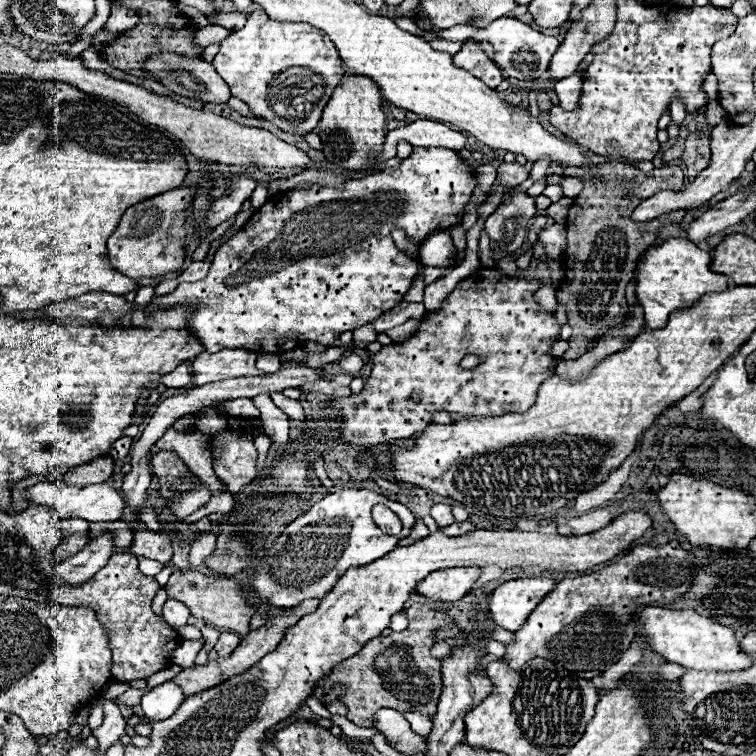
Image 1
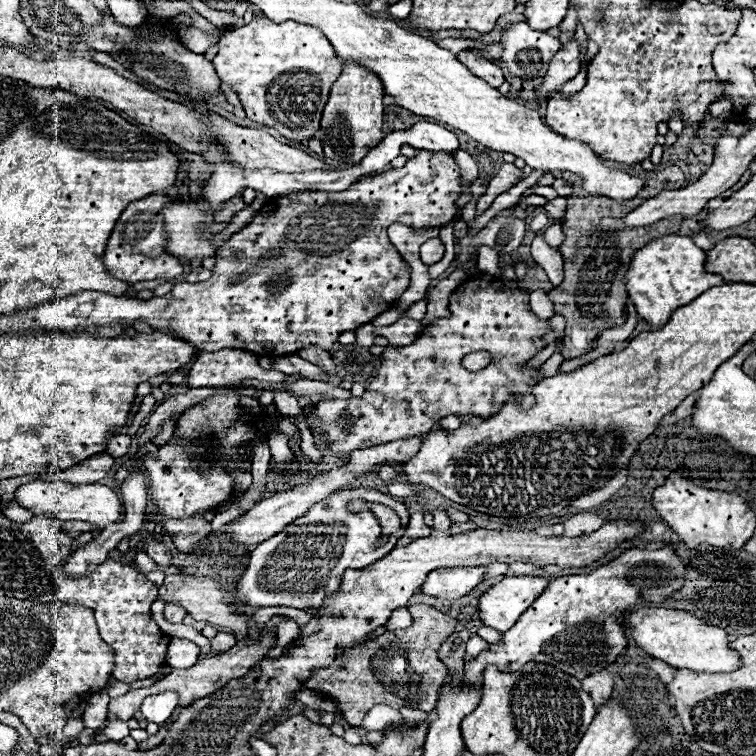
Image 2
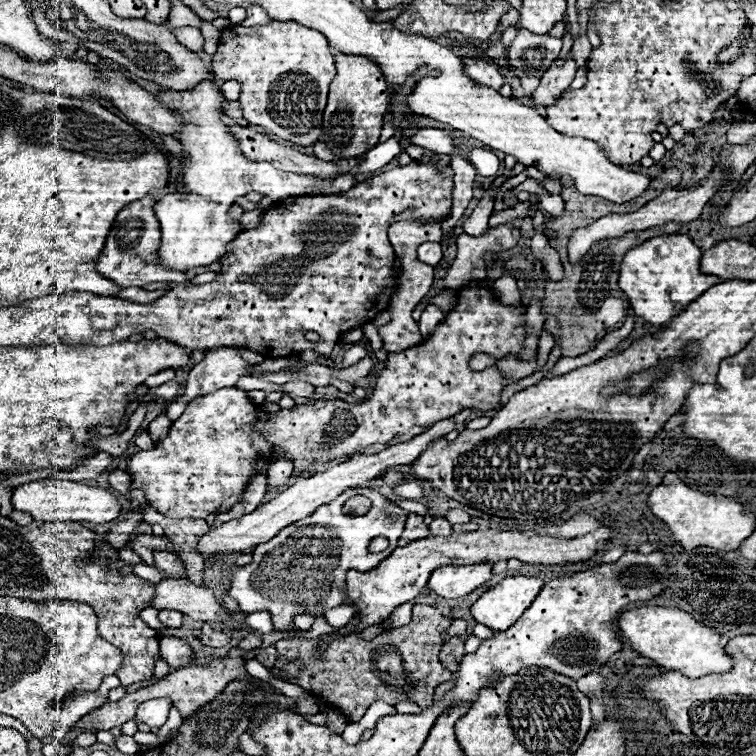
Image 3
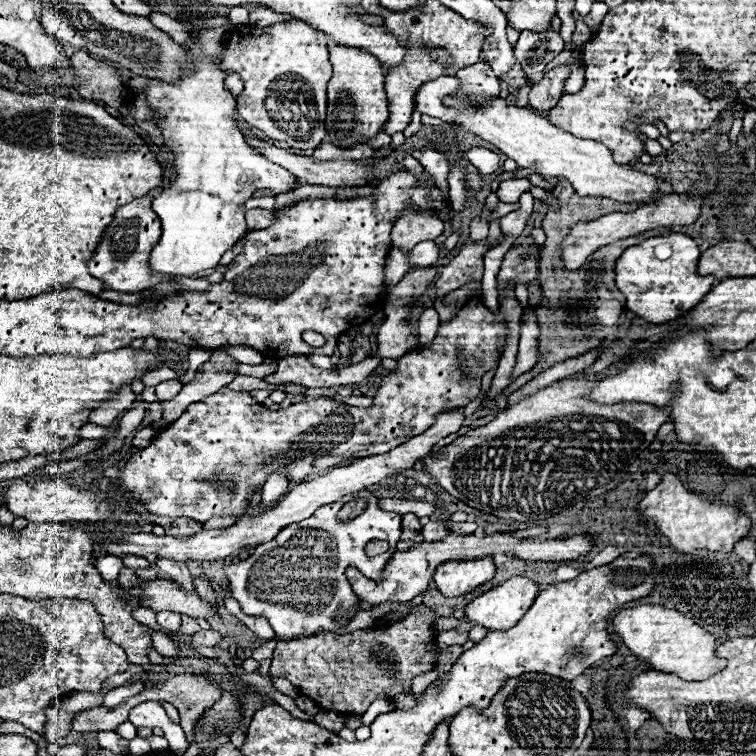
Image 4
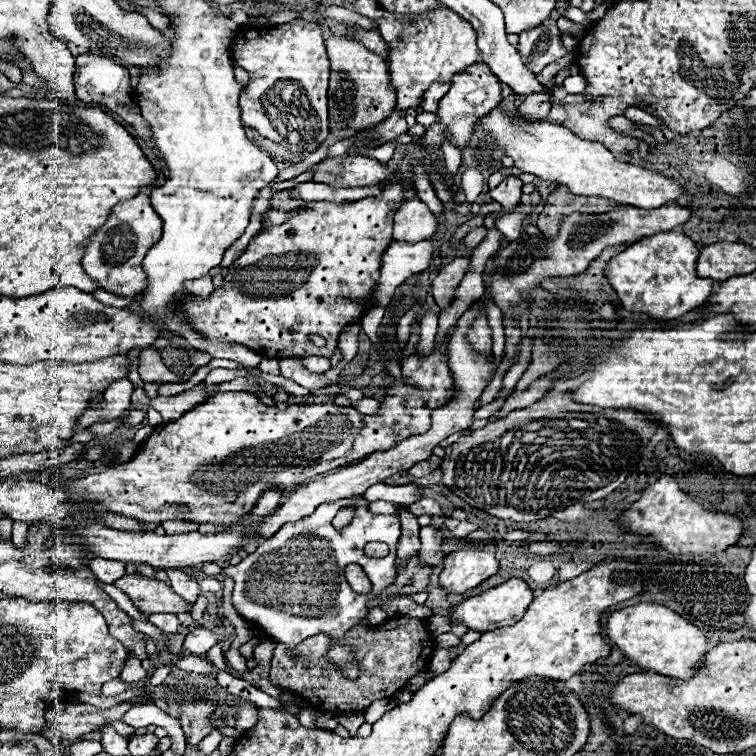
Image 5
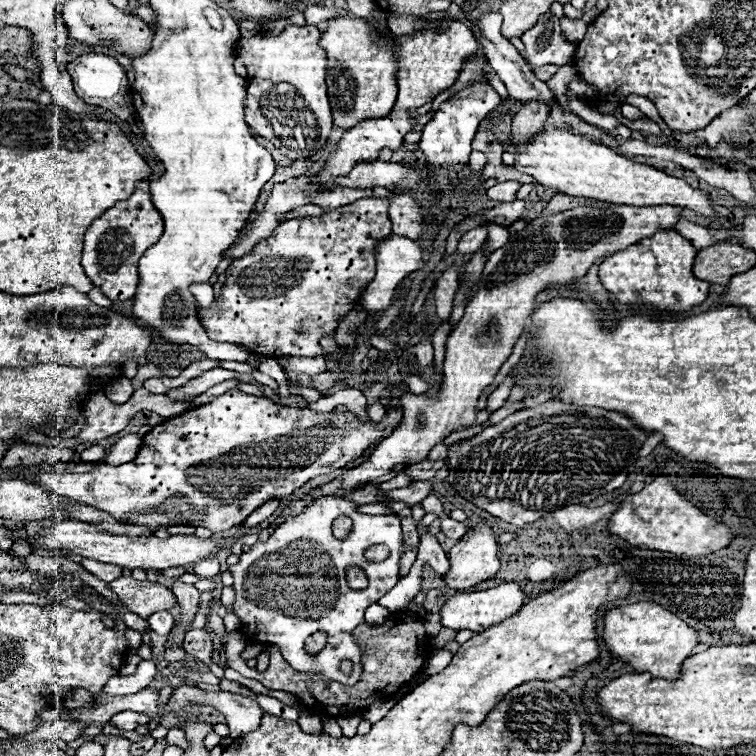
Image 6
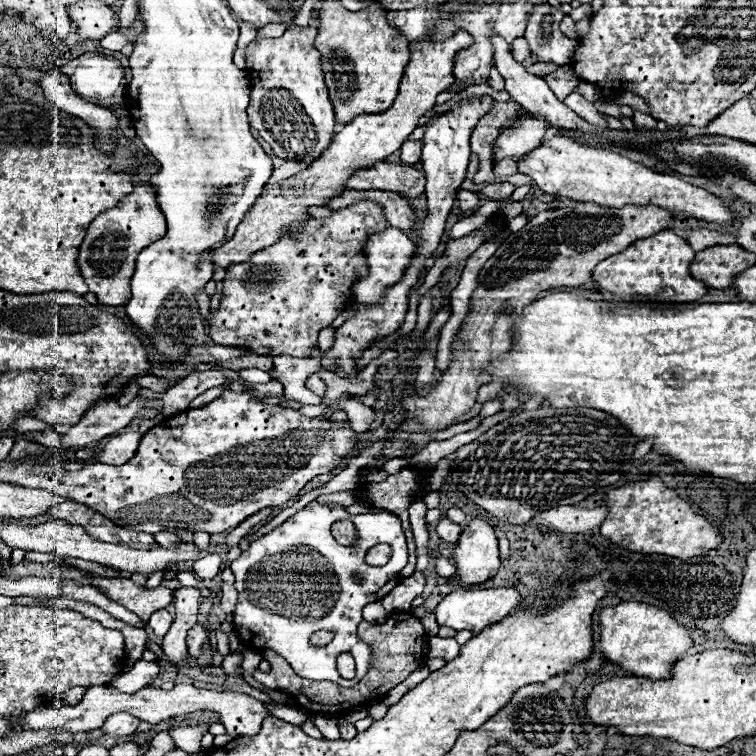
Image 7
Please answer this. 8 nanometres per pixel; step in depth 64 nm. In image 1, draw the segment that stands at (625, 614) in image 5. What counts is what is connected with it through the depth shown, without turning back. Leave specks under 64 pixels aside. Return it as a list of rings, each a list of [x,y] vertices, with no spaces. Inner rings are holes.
[[[648,606],[638,614],[638,624],[650,650],[664,656],[672,664],[692,670],[716,670],[716,672],[732,672],[748,668],[748,664],[752,664],[752,660],[744,656],[744,652],[740,652],[732,628],[712,622],[710,618],[704,618],[692,610],[668,610]]]

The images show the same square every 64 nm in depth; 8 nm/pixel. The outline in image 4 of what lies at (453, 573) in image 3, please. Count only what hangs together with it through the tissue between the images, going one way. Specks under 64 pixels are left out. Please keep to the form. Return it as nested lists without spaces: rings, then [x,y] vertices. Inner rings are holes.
[[[490,556],[476,558],[476,560],[450,560],[440,564],[434,572],[436,588],[448,596],[464,596],[472,588],[488,582],[496,574],[494,560]]]

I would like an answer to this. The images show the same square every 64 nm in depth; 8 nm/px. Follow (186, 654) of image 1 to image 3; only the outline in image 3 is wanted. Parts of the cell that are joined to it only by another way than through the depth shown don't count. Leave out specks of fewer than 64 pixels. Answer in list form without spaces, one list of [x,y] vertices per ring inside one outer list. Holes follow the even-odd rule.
[[[160,636],[160,656],[174,668],[182,668],[192,662],[194,652],[192,648],[178,638],[172,636]]]

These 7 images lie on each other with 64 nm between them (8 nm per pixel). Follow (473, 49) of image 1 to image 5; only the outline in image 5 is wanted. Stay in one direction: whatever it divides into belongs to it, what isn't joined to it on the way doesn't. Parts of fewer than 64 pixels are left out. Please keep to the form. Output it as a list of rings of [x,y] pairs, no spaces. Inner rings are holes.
[[[472,64],[468,68],[464,68],[464,72],[456,74],[452,78],[452,88],[448,90],[448,94],[440,100],[438,104],[438,122],[428,126],[428,130],[422,136],[422,142],[428,150],[440,150],[446,136],[450,136],[450,142],[460,150],[468,150],[470,148],[470,138],[474,132],[476,122],[486,116],[492,108],[496,108],[500,104],[502,96],[500,96],[500,84],[498,78],[490,72],[490,68],[486,64]]]

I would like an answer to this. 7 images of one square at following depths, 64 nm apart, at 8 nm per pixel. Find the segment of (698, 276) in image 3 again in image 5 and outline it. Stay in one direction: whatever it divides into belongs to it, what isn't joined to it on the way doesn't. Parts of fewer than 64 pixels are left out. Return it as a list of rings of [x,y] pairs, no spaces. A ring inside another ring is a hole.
[[[660,232],[638,240],[614,256],[604,268],[604,276],[616,290],[620,304],[630,312],[644,312],[650,318],[672,320],[702,306],[712,294],[712,280],[696,276],[698,246],[680,232]]]

